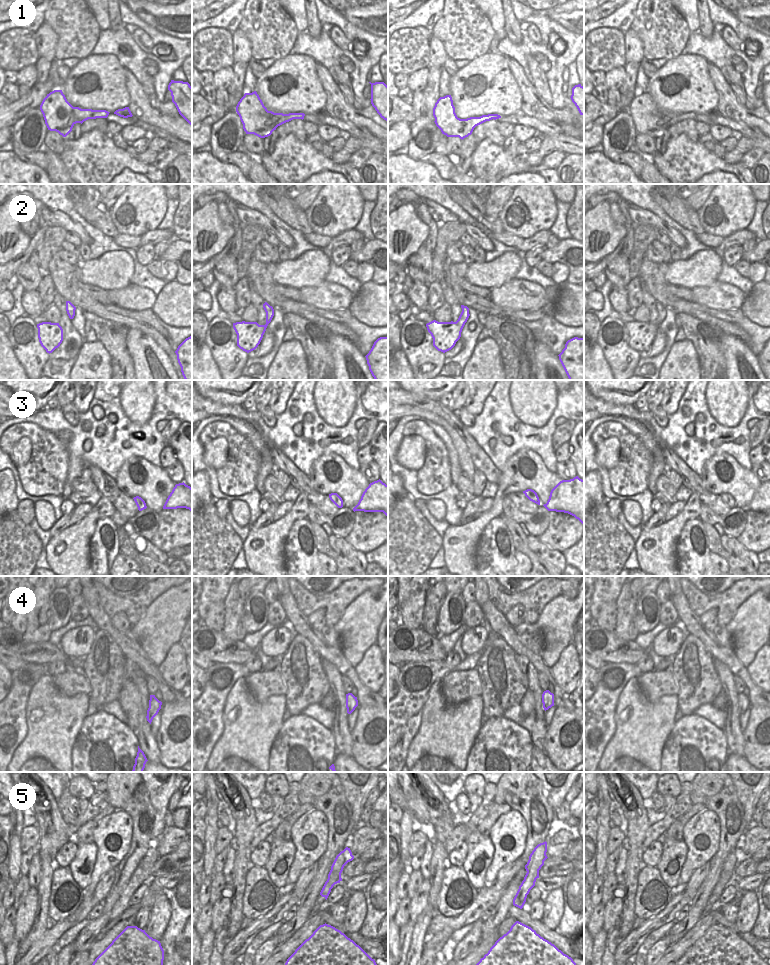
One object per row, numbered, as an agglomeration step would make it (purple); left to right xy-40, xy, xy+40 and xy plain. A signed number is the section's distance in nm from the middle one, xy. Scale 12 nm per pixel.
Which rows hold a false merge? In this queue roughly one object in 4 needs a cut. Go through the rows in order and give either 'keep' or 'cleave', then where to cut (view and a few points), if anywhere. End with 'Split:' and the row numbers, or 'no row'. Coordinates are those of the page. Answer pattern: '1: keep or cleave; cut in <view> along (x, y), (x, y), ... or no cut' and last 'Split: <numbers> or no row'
1: keep; no cut
2: keep; no cut
3: keep; no cut
4: keep; no cut
5: keep; no cut
Split: no row

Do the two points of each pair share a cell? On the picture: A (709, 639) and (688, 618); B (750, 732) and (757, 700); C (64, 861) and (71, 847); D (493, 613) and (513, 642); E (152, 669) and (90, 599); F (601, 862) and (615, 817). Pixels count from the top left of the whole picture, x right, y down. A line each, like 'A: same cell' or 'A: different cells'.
A: same cell
B: different cells
C: same cell
D: same cell
E: same cell
F: different cells

